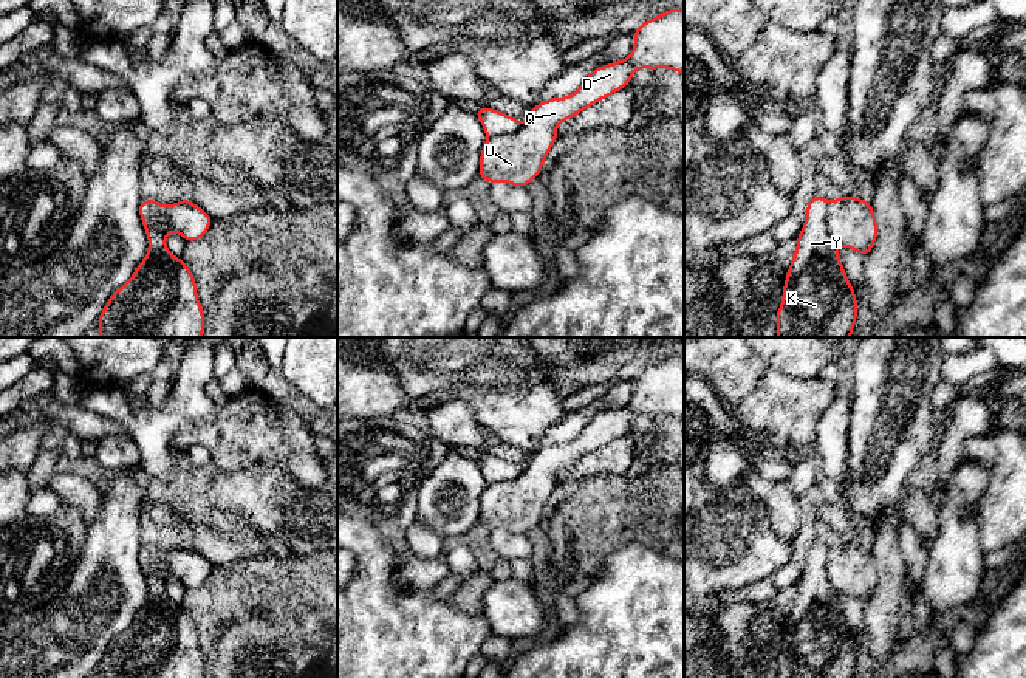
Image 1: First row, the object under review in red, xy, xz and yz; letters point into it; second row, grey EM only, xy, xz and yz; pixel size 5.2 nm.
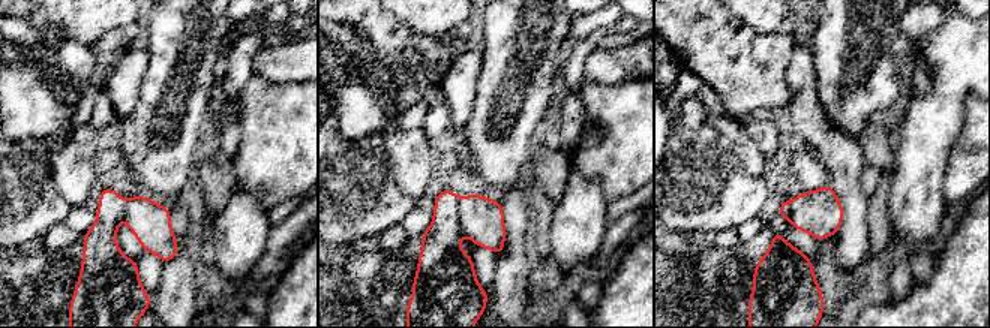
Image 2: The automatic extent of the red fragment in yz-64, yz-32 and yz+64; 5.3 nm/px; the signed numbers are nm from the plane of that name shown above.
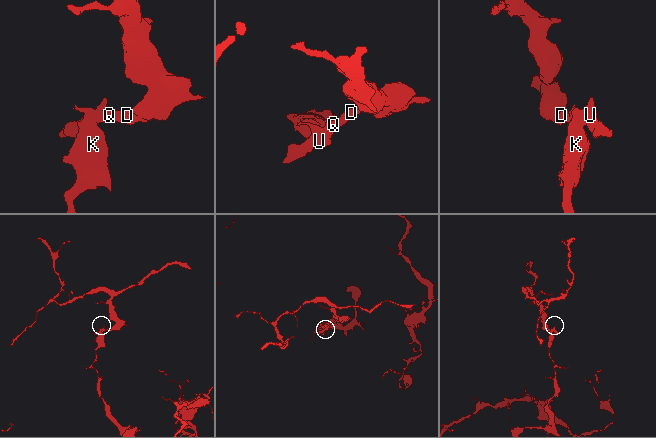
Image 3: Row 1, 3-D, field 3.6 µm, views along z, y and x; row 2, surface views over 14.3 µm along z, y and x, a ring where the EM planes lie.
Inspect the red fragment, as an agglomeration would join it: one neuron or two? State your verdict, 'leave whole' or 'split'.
split

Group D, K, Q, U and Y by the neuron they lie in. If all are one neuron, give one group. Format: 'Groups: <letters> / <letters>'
Groups: D Q U / K Y

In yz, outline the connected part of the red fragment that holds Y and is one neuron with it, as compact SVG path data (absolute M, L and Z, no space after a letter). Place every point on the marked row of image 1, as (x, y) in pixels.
M814 195L805 211L775 313L777 337L851 337L859 306L826 226L829 203Z

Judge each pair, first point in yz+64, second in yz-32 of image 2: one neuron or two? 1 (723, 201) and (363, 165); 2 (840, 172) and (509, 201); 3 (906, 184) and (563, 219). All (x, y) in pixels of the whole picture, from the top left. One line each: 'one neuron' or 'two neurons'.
1: one neuron
2: one neuron
3: one neuron

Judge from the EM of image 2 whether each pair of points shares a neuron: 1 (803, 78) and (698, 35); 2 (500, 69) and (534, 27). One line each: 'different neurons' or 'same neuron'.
1: different neurons
2: same neuron

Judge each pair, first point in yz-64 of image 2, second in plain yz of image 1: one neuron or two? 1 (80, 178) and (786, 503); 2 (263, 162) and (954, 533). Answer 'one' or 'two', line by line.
1: one
2: two

